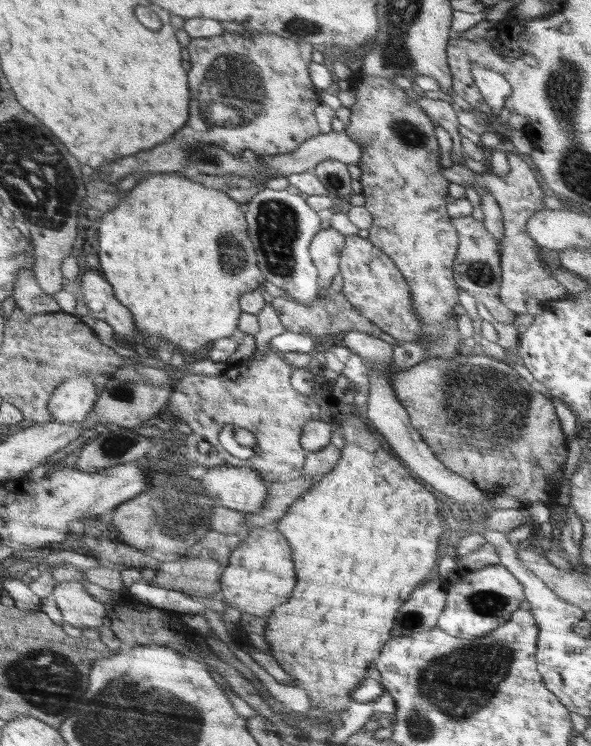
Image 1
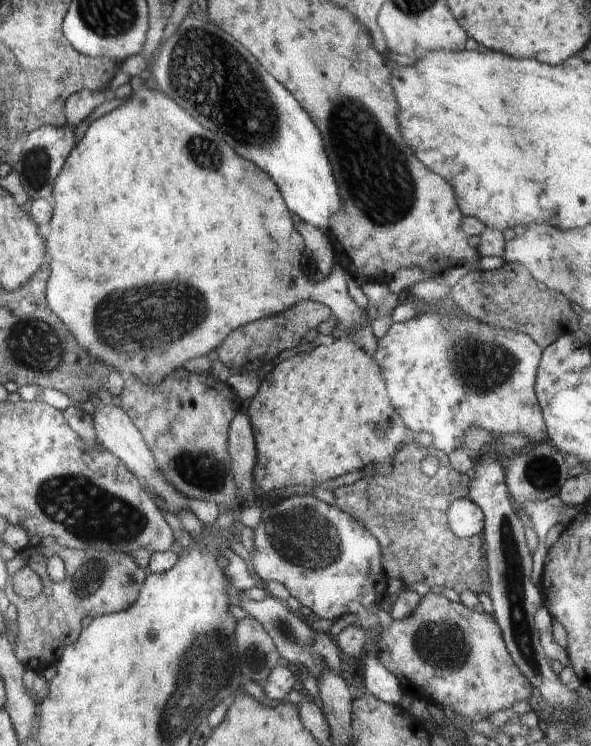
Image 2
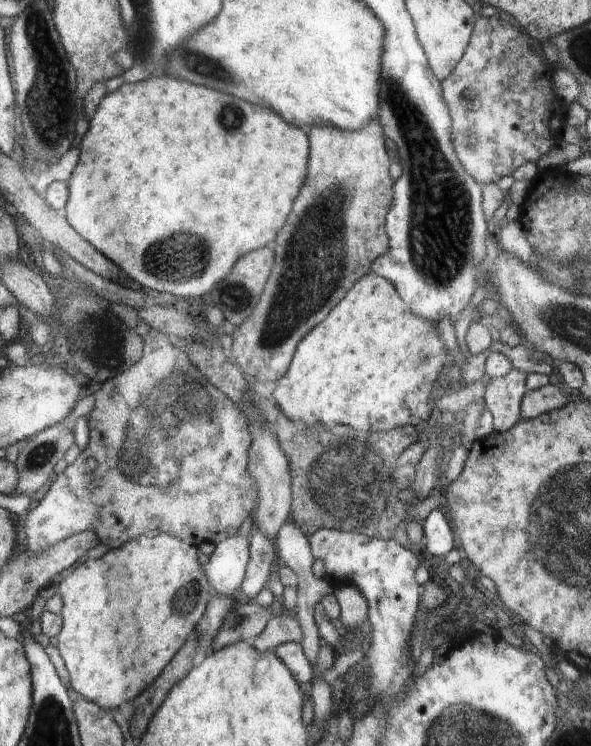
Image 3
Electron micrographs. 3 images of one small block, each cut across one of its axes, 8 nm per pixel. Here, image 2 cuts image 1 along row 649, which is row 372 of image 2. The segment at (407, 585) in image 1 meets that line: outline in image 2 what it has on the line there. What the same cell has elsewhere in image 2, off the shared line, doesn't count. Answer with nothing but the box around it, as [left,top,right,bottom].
[250,333,406,498]

